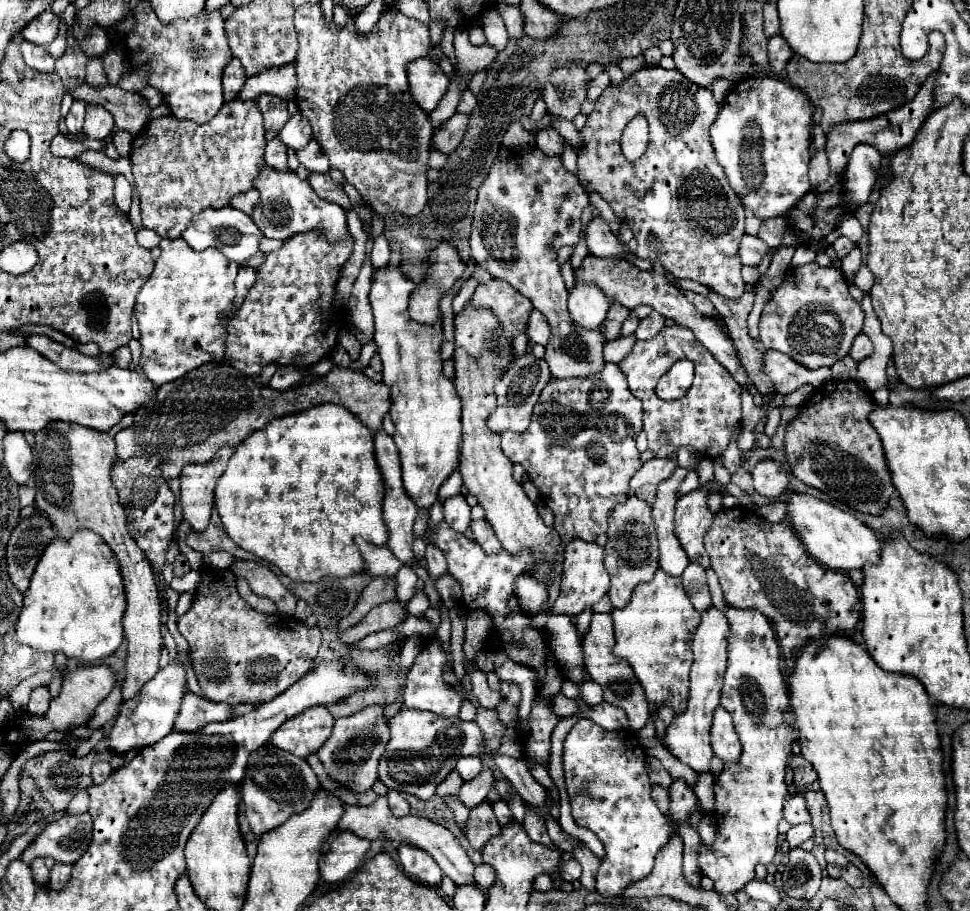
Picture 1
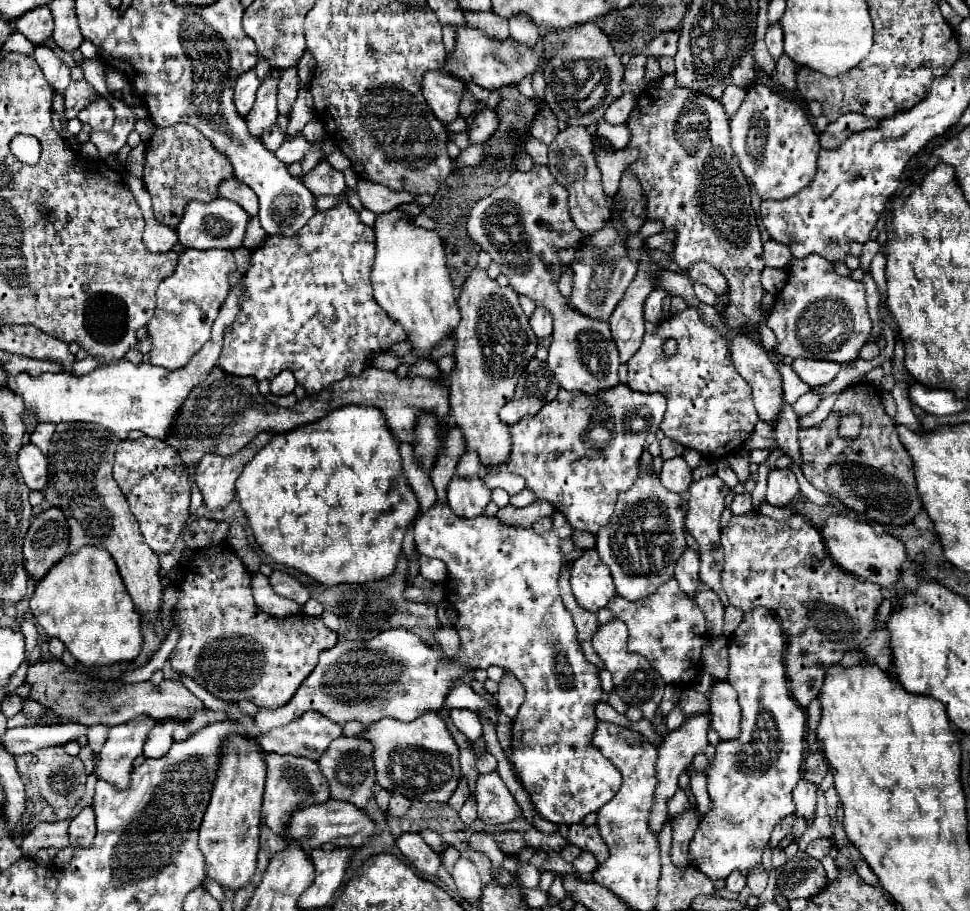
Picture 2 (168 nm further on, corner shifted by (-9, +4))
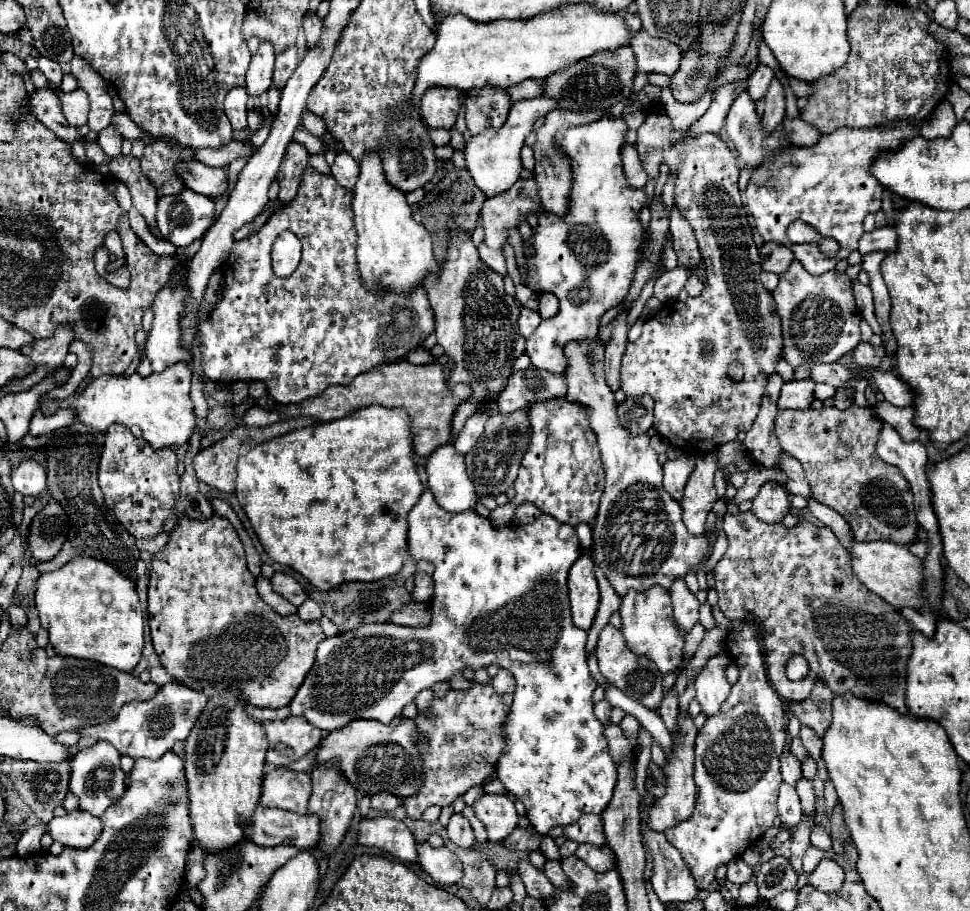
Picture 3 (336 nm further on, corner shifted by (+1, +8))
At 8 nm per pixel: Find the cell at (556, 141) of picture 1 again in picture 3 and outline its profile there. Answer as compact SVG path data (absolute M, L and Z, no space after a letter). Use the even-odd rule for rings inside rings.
M554 109L552 113L546 115L546 123L542 129L538 129L538 139L534 145L534 157L536 157L536 167L534 167L534 177L538 181L538 191L540 191L540 199L542 205L558 215L564 217L564 213L568 213L568 203L570 203L570 191L572 191L572 167L570 161L566 157L566 153L562 149L558 149L554 145L554 137L558 131L562 129L570 129L570 127L578 127L578 125L588 125L592 121L598 121L602 117L604 109L594 109L588 113L570 113L570 111L562 111L562 109Z

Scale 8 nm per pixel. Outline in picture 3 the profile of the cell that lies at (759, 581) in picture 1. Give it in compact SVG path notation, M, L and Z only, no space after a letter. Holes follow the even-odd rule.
M746 511L746 513L736 513L736 515L726 513L724 519L722 519L722 529L724 529L724 533L726 533L726 537L728 537L728 549L726 549L724 557L722 557L722 559L714 565L714 569L712 569L714 579L716 579L716 591L718 591L718 607L722 609L722 613L724 613L728 619L750 619L750 621L758 621L768 633L774 631L774 637L764 637L764 639L762 639L762 647L764 647L764 655L766 655L768 679L770 679L772 687L776 689L776 693L778 693L780 697L784 697L784 701L802 701L802 699L806 699L806 697L810 695L810 689L812 689L814 681L816 681L816 679L824 679L824 681L830 685L832 693L836 693L836 695L850 691L850 693L854 693L856 697L866 697L866 699L872 699L872 701L884 701L884 703L892 705L894 709L898 709L900 713L908 713L906 701L904 701L904 693L906 693L906 661L908 661L908 657L910 657L910 653L912 653L910 633L914 631L914 627L912 627L912 623L910 623L908 619L904 619L892 605L888 605L884 599L876 597L872 591L868 591L868 589L858 581L858 577L856 577L856 575L852 573L852 569L850 569L850 561L848 561L850 557L848 557L846 549L842 547L842 543L836 539L836 535L834 535L828 527L822 527L822 529L820 529L820 527L816 527L816 525L812 525L812 523L808 523L808 521L804 521L804 523L800 523L800 525L788 529L788 527L784 527L782 523L778 523L778 525L768 525L768 523L760 521L754 513ZM794 653L804 655L804 657L808 659L808 663L810 663L810 673L808 673L808 677L804 677L804 679L800 679L800 681L790 681L790 679L786 679L786 675L784 675L784 665L786 665L786 661L788 661Z

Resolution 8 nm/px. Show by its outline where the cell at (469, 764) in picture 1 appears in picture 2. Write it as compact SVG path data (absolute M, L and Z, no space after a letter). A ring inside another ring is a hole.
M486 773L478 775L476 781L476 801L478 801L478 819L486 825L502 825L518 819L522 809L516 805L514 797L506 789L500 775Z

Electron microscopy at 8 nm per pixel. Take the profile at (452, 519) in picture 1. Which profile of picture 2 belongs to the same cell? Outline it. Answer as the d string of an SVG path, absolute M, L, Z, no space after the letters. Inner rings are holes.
M454 475L446 489L448 505L458 517L484 515L484 509L490 503L490 495L492 491L486 487L486 483L480 477Z

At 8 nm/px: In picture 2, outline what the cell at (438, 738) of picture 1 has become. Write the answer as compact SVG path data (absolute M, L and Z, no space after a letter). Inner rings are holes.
M426 713L410 723L394 721L388 717L372 723L360 733L360 737L368 739L374 747L372 755L378 787L424 803L448 803L456 791L458 779L462 777L458 765L460 749L438 713Z

